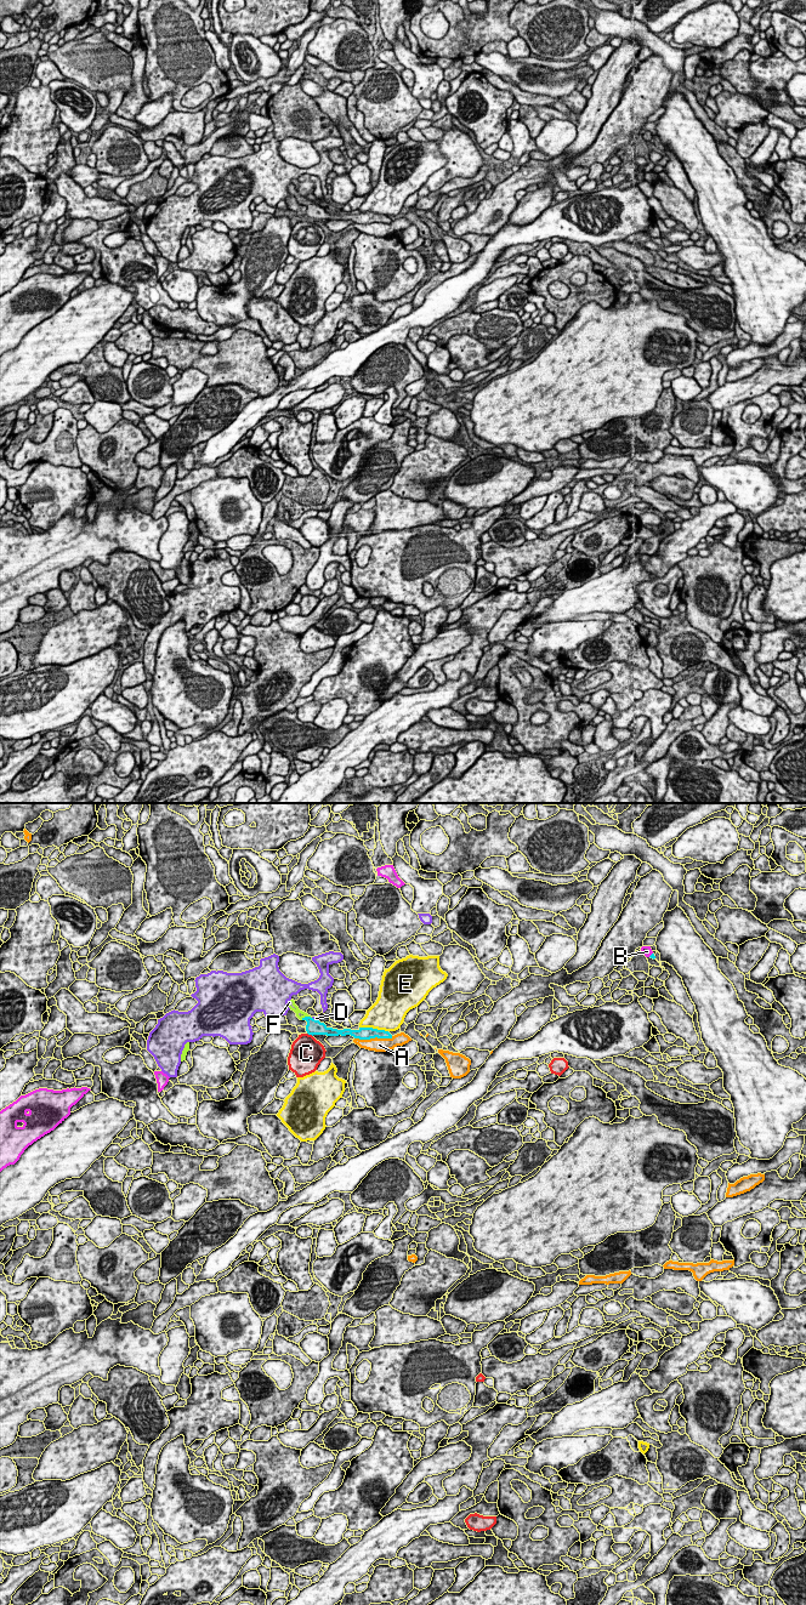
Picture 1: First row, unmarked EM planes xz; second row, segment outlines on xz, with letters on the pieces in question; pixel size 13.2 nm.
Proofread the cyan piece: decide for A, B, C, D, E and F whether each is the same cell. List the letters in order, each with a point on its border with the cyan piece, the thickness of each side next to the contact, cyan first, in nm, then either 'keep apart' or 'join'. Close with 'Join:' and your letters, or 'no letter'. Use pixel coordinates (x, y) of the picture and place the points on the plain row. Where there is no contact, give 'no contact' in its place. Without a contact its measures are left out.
A: xz (373, 222) | 160/190 nm | keep apart
B: xz (651, 140) | 60/130 nm | keep apart
C: xz (310, 218) | 200/420 nm | keep apart
D: xz (314, 204) | 200/50 nm | keep apart
E: xz (374, 214) | 160/420 nm | keep apart
F: xz (306, 201) | 200/120 nm | join
Join: F

